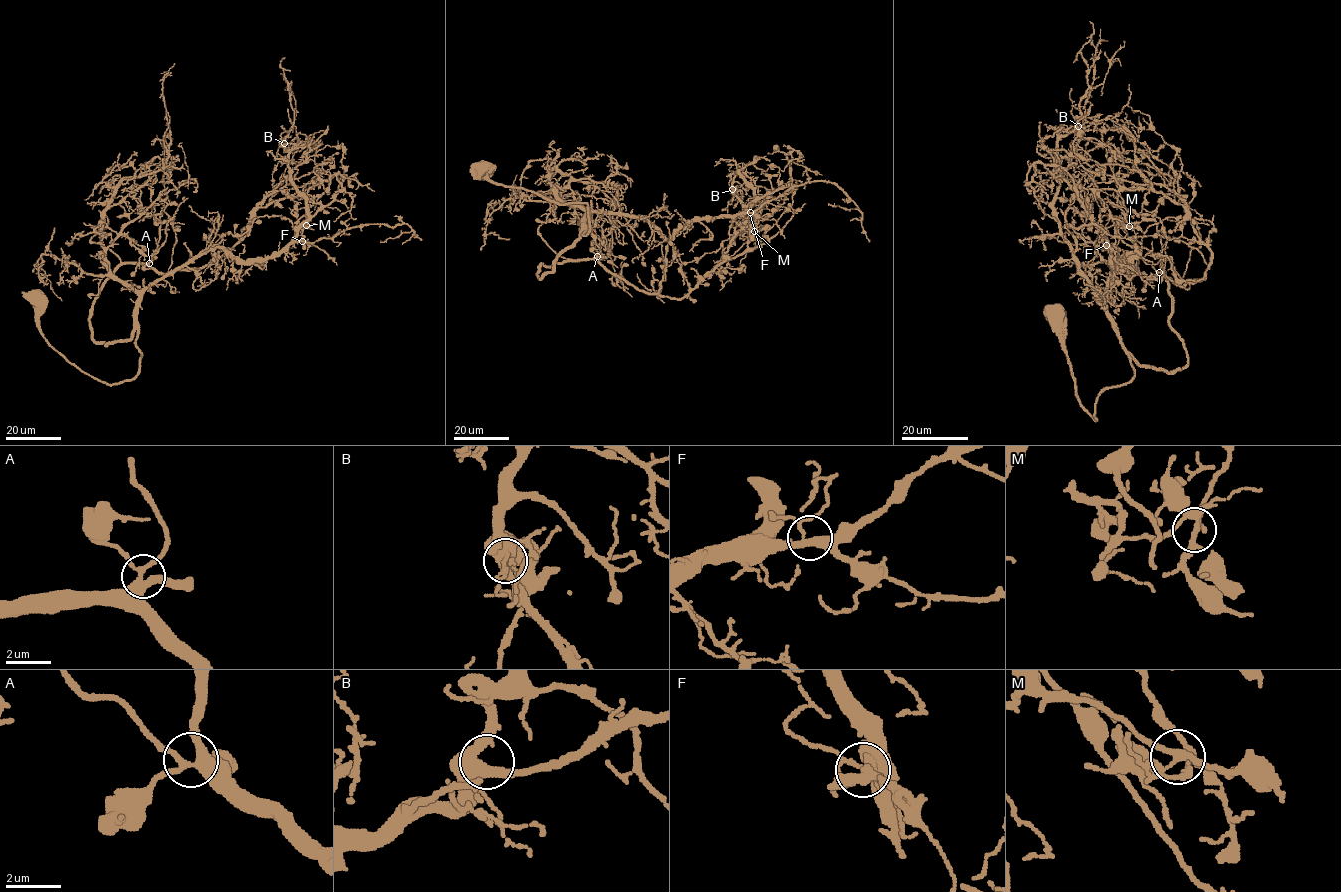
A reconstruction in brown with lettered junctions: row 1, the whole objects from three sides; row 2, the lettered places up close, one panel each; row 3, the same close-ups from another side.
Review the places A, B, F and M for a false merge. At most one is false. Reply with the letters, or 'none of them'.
M

